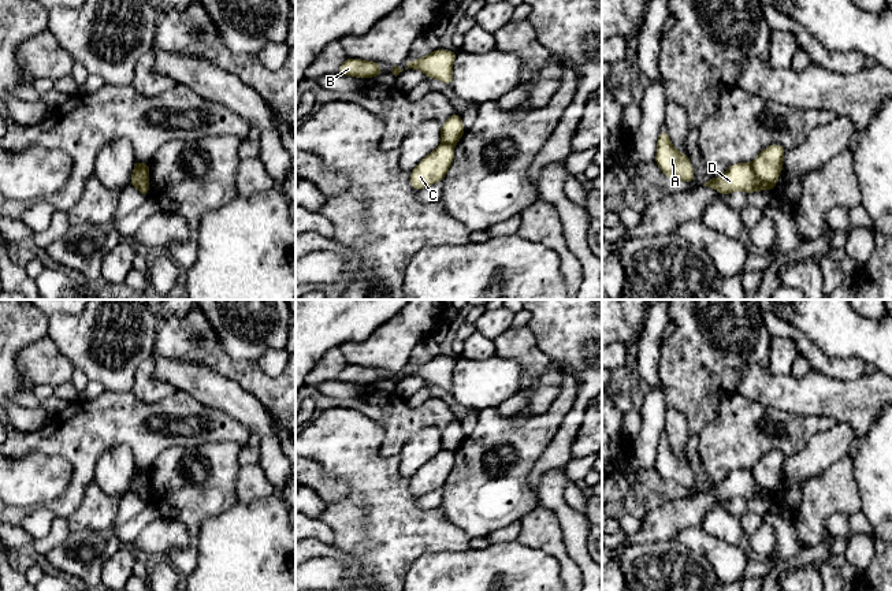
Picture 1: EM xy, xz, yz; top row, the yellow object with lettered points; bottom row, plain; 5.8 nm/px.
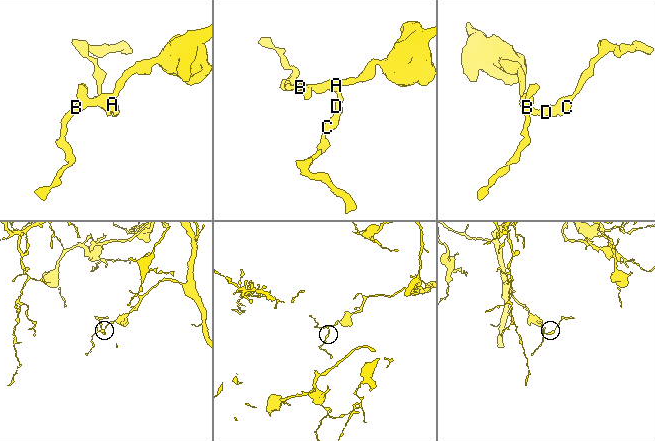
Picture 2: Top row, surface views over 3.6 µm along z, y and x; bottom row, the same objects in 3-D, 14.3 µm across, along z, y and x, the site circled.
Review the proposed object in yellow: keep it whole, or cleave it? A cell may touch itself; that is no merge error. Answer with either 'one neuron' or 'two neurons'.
two neurons

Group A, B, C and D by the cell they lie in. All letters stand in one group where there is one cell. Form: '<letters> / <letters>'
A B D / C

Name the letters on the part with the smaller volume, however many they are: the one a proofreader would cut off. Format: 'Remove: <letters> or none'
Remove: C

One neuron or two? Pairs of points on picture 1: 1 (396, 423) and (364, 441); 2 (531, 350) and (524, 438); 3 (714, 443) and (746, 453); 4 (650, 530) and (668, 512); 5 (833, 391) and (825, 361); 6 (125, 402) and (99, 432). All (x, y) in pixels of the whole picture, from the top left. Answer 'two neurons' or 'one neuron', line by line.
1: two neurons
2: two neurons
3: one neuron
4: one neuron
5: two neurons
6: one neuron

